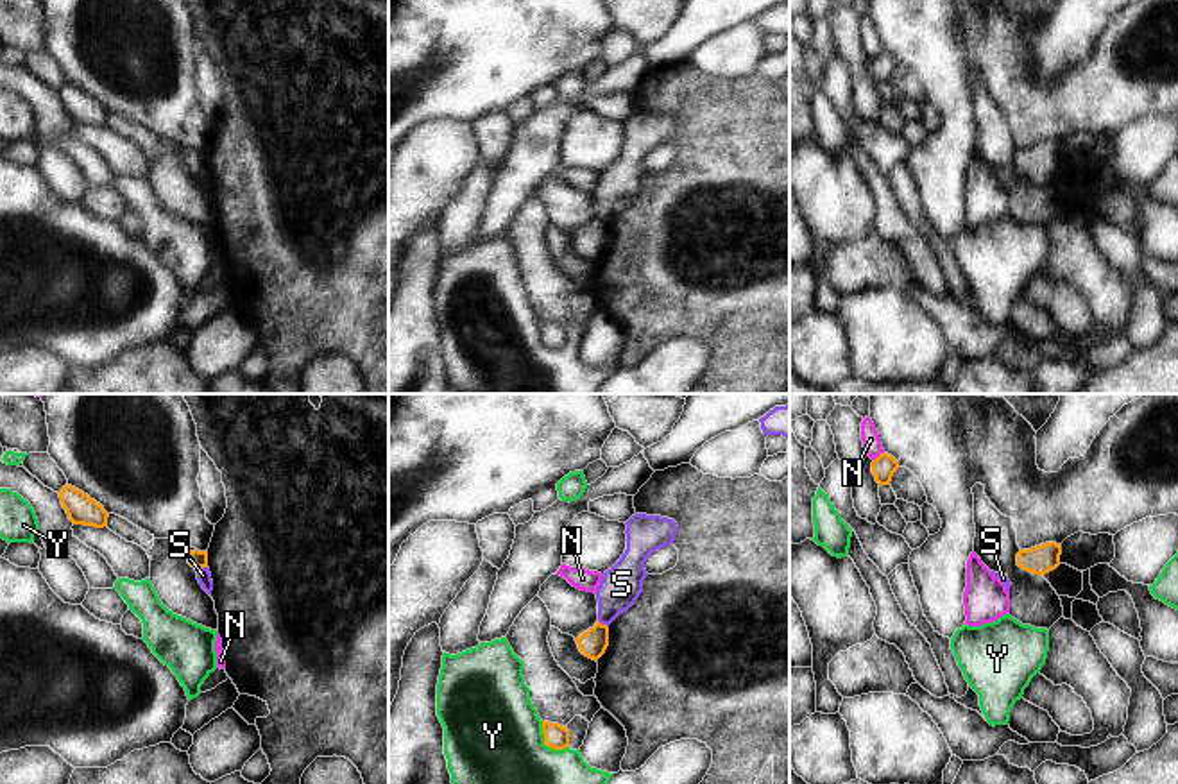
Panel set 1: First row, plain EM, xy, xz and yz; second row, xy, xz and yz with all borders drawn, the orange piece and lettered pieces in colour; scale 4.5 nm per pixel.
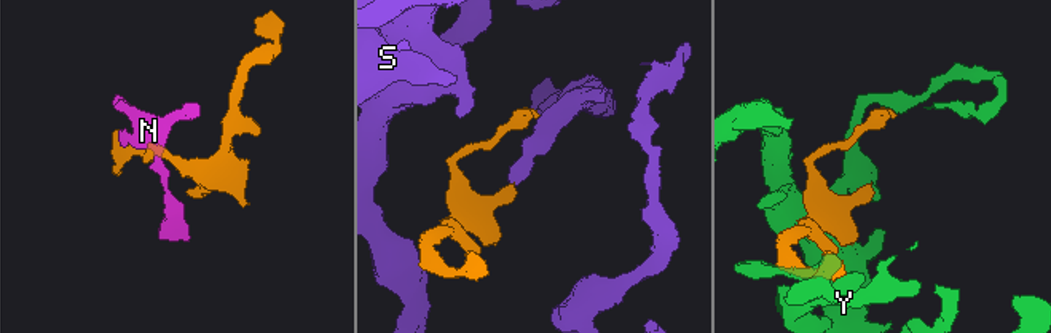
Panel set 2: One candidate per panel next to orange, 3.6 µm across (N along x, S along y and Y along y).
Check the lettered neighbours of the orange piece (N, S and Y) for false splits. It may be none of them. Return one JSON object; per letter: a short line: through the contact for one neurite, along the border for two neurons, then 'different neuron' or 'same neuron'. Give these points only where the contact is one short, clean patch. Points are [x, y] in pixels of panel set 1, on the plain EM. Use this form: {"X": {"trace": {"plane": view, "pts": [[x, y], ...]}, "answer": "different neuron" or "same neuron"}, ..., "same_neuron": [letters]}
{"N": {"answer": "different neuron"}, "S": {"trace": {"plane": "xy", "pts": [[206, 165], [197, 169]]}, "answer": "different neuron"}, "Y": {"answer": "different neuron"}, "same_neuron": []}

